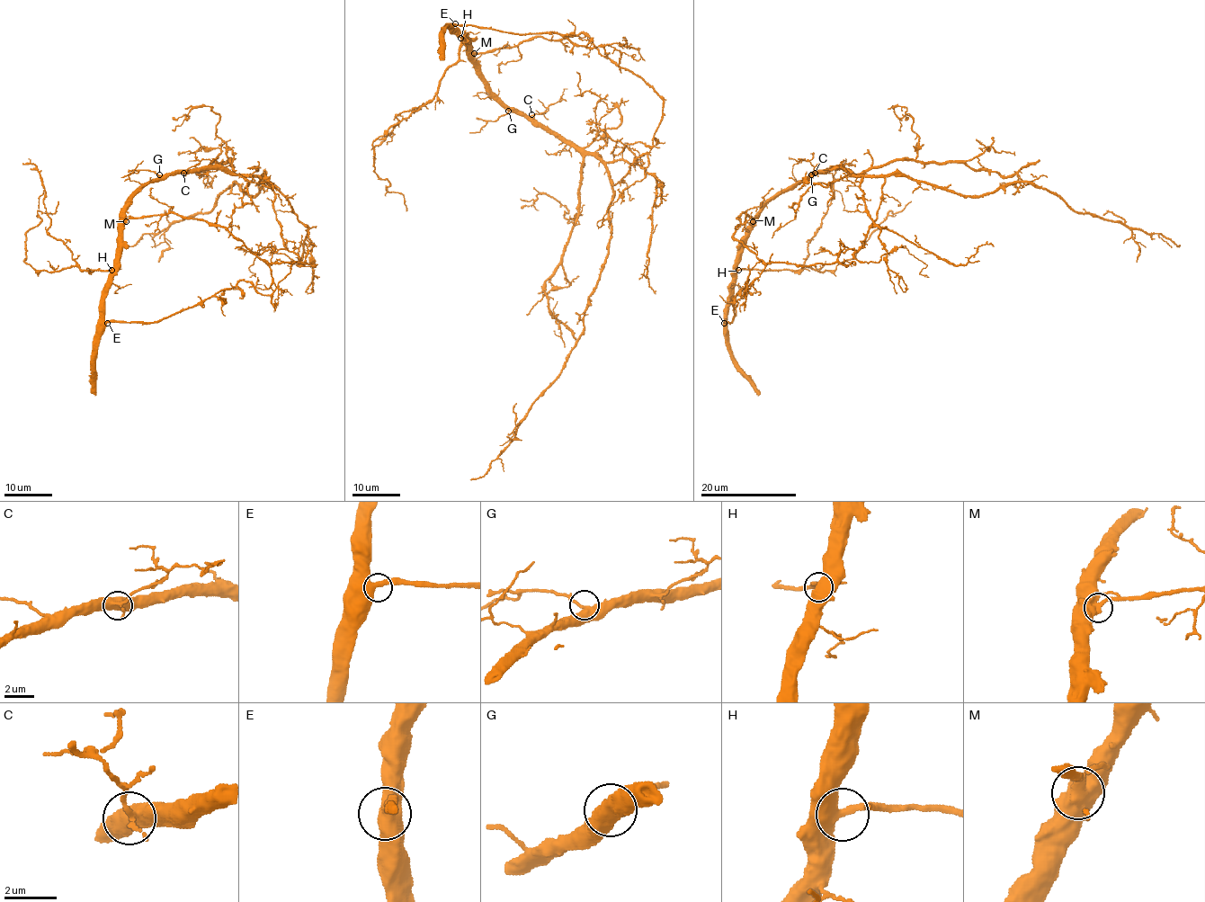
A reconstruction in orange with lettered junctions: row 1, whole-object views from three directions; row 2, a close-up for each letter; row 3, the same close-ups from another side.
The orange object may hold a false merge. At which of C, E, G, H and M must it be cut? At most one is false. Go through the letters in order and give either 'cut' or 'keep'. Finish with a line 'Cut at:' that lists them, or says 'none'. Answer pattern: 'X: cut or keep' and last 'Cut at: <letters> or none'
C: keep
E: keep
G: keep
H: keep
M: cut
Cut at: M

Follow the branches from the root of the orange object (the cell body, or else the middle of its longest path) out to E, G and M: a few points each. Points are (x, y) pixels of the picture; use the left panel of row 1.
E: (202, 169), (161, 174), (151, 179), (128, 203), (111, 282), (104, 299), (107, 323)
G: (202, 169), (159, 174)
M: (202, 169), (177, 171), (151, 179), (128, 203), (126, 221)

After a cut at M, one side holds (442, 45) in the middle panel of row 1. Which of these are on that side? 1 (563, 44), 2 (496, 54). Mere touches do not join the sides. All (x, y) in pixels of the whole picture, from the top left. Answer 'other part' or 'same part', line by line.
1: other part
2: other part

